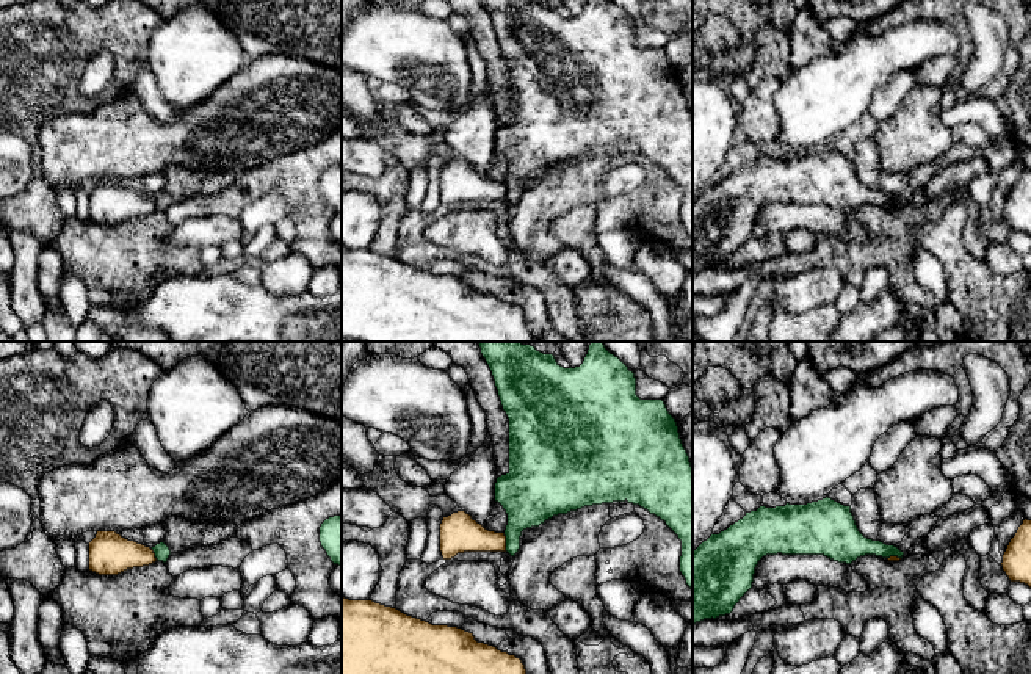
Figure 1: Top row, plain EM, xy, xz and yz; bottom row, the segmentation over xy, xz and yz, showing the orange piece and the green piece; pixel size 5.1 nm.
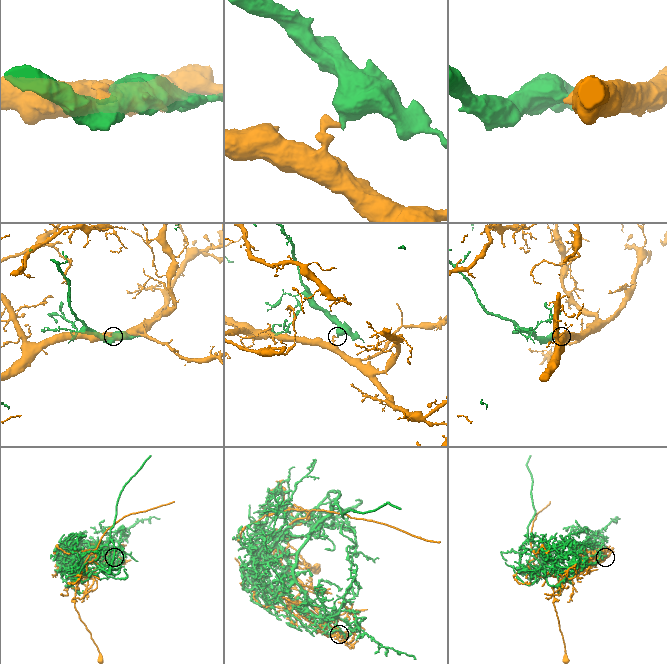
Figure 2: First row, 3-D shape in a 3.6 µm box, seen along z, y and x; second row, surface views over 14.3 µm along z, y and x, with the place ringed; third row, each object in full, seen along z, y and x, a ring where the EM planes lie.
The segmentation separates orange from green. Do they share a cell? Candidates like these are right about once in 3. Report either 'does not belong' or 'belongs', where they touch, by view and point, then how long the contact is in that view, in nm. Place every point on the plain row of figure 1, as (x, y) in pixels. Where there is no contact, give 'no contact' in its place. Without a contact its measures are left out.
does not belong | xz (505, 192) | 100 nm

